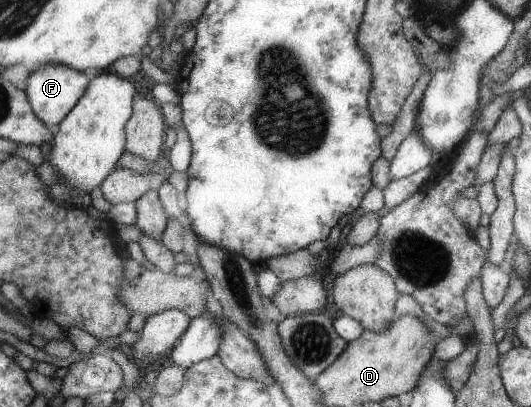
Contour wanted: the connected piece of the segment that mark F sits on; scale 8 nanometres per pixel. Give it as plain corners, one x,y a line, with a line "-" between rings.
43,65
26,77
26,96
30,107
50,130
53,130
59,121
70,112
70,109
82,99
86,92
87,83
91,81
92,73
85,73
77,69
69,69
67,65

